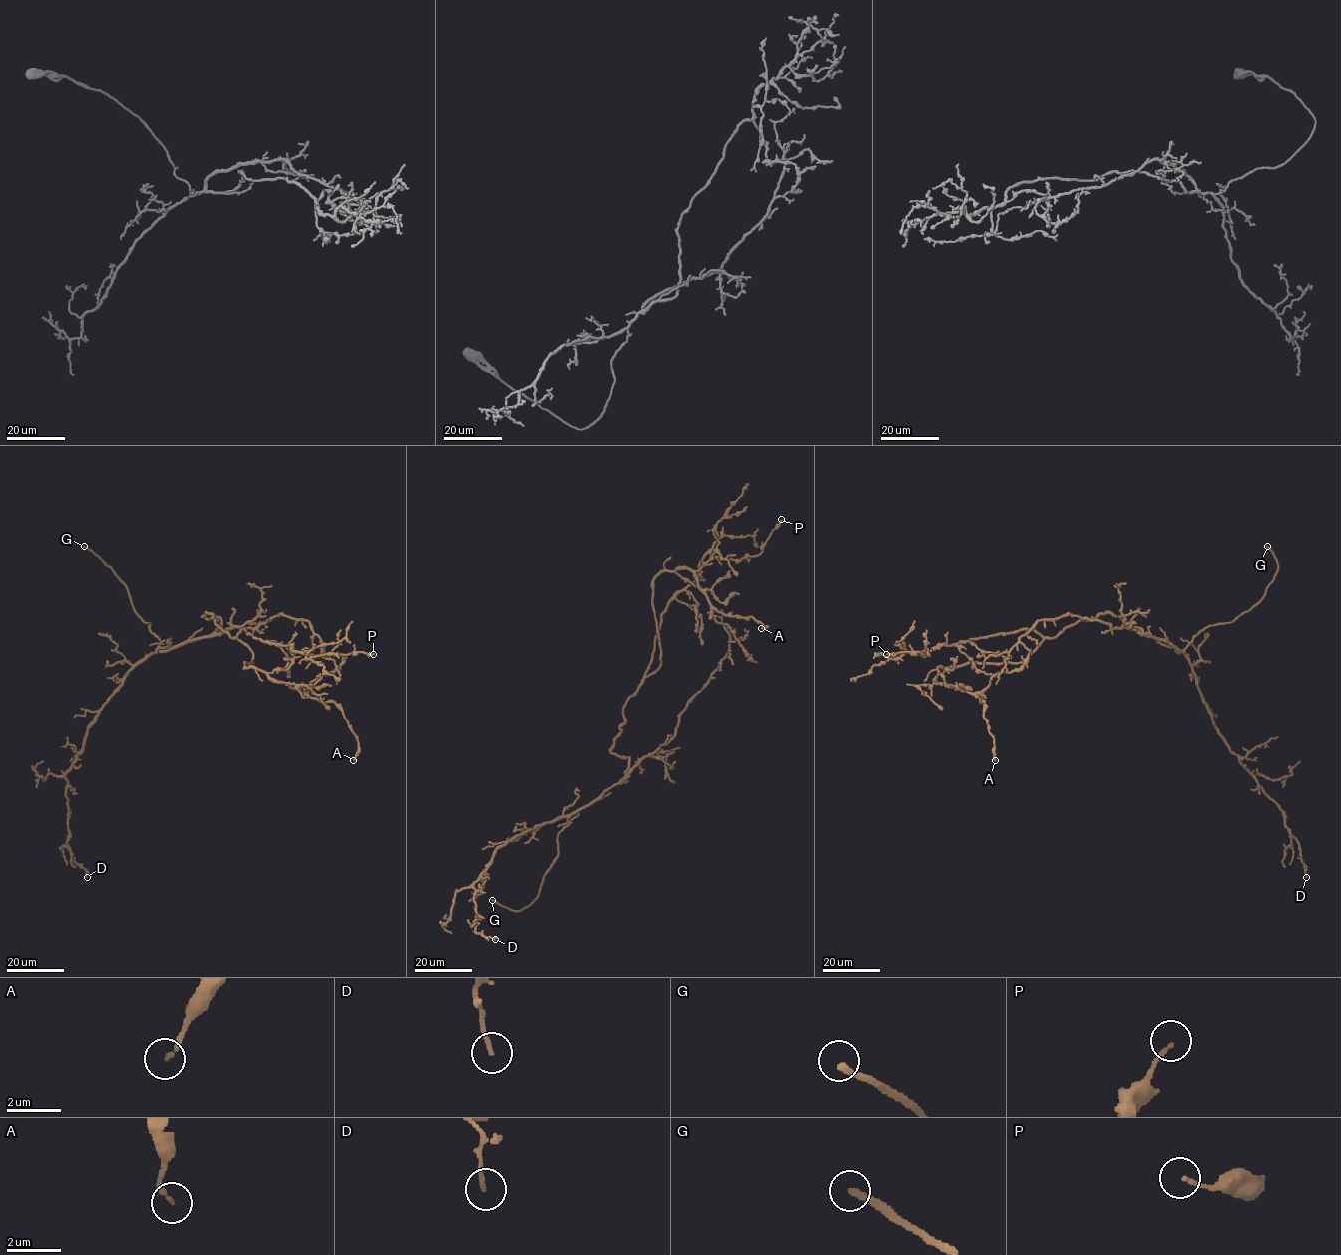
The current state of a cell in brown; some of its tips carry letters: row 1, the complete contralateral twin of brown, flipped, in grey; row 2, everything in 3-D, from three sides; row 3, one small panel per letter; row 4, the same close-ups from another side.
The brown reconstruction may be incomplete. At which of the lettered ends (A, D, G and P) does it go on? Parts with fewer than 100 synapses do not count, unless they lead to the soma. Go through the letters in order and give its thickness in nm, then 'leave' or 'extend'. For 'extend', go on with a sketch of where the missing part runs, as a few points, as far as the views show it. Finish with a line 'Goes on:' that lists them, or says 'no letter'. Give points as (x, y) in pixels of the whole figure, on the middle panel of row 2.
A: calibre 140 nm; leave
D: calibre 150 nm; leave
G: calibre 220 nm; extend
P: calibre 120 nm; leave
Goes on: G

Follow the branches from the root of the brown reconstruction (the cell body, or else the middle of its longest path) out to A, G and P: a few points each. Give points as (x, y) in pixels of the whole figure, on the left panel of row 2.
A: (212, 617), (202, 616), (211, 613), (251, 651), (246, 667), (339, 707), (358, 740), (353, 760)
G: (212, 617), (220, 619), (219, 633), (161, 650), (150, 624), (134, 611), (126, 586), (84, 546)
P: (212, 617), (202, 616), (211, 613), (231, 638), (243, 629), (307, 655), (373, 654)

